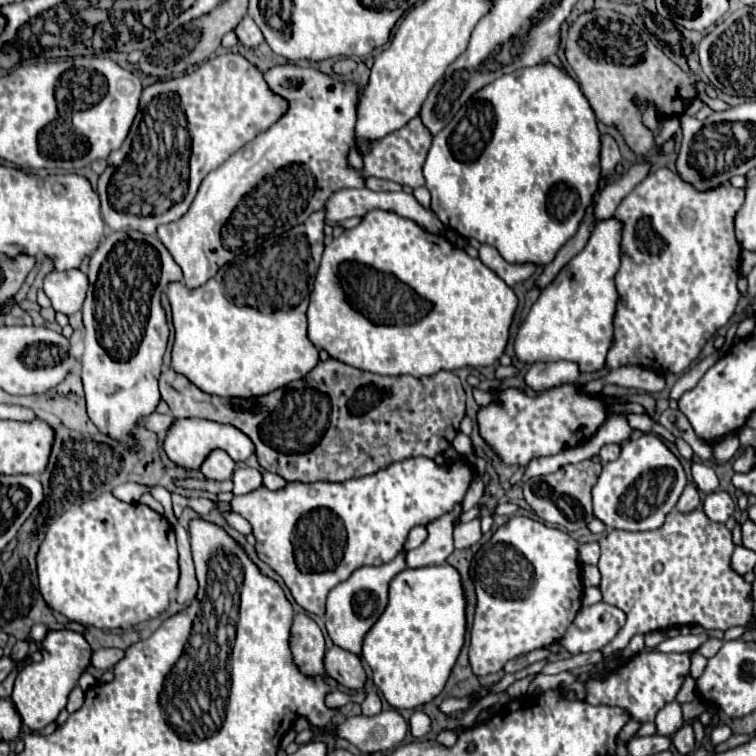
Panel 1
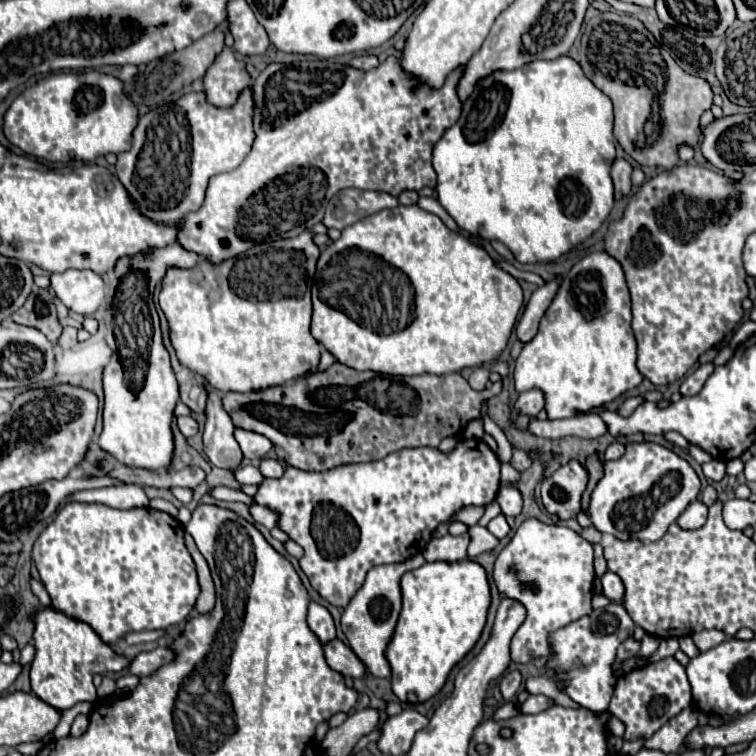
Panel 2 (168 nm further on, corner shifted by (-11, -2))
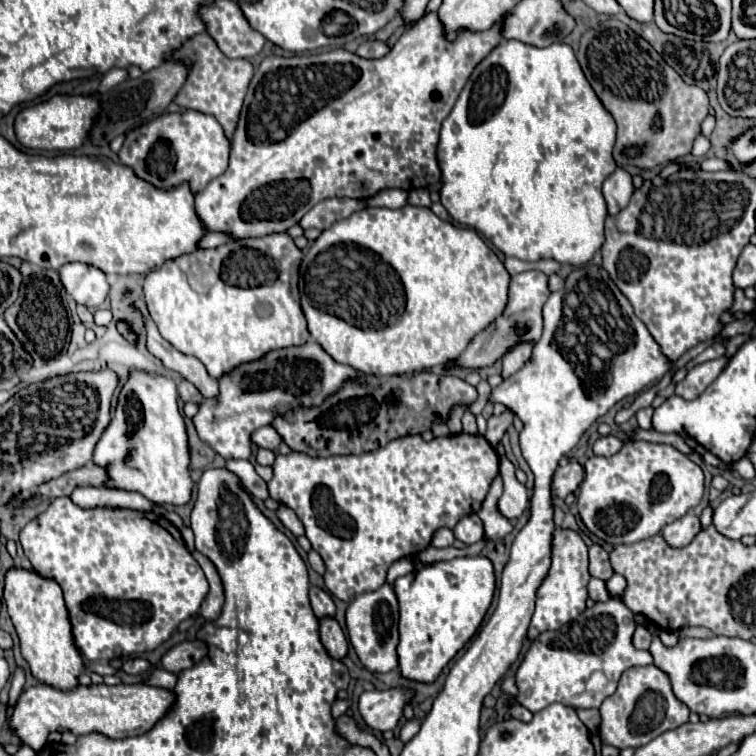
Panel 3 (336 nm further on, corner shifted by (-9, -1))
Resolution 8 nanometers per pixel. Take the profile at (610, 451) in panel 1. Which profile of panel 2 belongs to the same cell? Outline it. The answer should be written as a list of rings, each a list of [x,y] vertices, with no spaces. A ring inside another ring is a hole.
[[[615,440],[615,442],[611,442],[611,444],[605,448],[603,460],[617,460],[617,458],[623,456],[623,452],[625,452],[625,444],[619,442],[619,440]]]

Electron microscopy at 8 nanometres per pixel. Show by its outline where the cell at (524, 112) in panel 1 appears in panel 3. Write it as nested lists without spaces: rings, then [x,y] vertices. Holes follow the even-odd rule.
[[[509,39],[501,41],[471,73],[467,85],[463,87],[453,111],[441,125],[441,137],[437,145],[437,161],[441,167],[441,203],[449,211],[451,219],[465,225],[473,227],[479,231],[487,241],[491,241],[499,251],[503,251],[507,257],[517,257],[521,261],[539,261],[539,259],[555,259],[559,263],[569,263],[569,265],[585,265],[591,261],[595,251],[603,245],[603,223],[607,217],[607,203],[601,193],[603,181],[615,171],[615,161],[613,161],[613,143],[615,143],[615,121],[605,111],[603,103],[593,95],[593,89],[589,87],[589,81],[585,79],[575,53],[569,45],[565,43],[553,43],[549,47],[537,49],[531,45],[525,45],[521,41]]]

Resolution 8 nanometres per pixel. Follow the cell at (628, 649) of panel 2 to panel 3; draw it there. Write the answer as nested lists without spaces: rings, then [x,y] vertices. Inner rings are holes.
[[[637,627],[635,635],[633,635],[633,647],[637,647],[637,649],[649,649],[649,643],[651,643],[649,631],[645,627]]]

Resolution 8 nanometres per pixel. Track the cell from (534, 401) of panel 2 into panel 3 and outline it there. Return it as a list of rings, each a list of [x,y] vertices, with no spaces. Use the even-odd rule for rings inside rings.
[[[505,409],[505,413],[499,415],[499,417],[493,415],[493,417],[487,421],[487,433],[485,433],[485,439],[495,447],[497,441],[503,437],[503,433],[507,431],[507,427],[513,423],[515,417],[517,417],[517,415],[513,415],[513,411],[509,411],[509,409]]]

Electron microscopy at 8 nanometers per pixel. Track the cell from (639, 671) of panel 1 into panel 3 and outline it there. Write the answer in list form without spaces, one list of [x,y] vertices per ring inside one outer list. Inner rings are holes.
[[[631,667],[619,679],[617,691],[607,697],[601,705],[601,727],[599,735],[603,743],[613,745],[617,749],[625,747],[641,747],[655,739],[657,735],[675,729],[689,721],[689,707],[681,703],[673,695],[673,687],[669,683],[669,675],[665,675],[659,667]]]

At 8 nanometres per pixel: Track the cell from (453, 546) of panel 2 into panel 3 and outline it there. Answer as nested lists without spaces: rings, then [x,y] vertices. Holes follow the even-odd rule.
[[[473,513],[473,515],[467,515],[463,517],[457,527],[453,527],[453,533],[459,541],[463,541],[465,545],[473,545],[477,541],[483,539],[483,523],[481,519]]]

